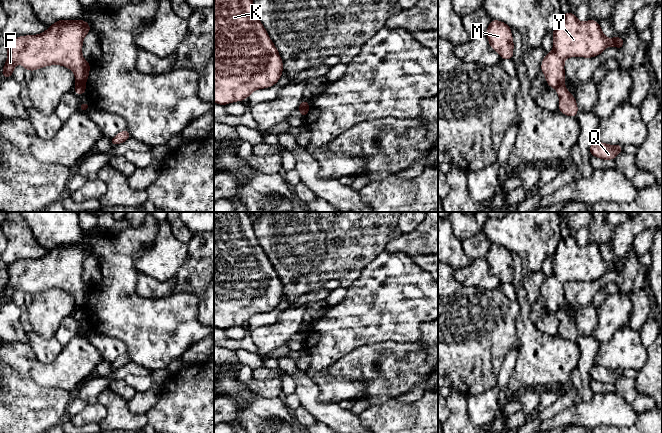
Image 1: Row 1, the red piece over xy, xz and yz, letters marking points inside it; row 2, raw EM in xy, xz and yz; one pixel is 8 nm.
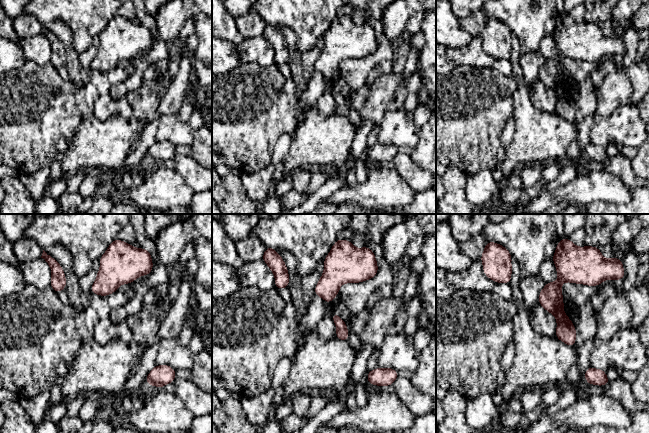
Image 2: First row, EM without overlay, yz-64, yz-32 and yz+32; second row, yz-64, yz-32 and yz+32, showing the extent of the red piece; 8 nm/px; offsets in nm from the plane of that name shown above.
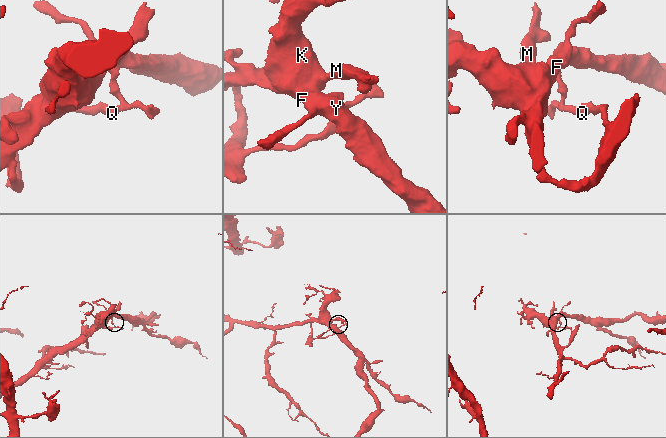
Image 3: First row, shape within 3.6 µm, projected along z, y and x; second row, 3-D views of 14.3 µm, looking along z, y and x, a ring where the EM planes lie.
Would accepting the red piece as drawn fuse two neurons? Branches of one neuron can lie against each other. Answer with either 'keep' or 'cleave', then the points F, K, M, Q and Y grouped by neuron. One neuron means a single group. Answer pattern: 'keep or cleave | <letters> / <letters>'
cleave | F K M Y / Q

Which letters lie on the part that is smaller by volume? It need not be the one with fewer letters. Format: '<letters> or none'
Q

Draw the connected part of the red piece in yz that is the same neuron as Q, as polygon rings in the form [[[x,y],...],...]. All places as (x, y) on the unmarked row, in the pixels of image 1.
[[[594,365],[589,372],[590,379],[603,384],[614,384],[618,378],[623,376],[620,368],[608,369],[600,365]]]

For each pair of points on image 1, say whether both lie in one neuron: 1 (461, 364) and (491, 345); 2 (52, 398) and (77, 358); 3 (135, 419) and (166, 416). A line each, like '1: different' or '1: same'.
1: same
2: different
3: different

